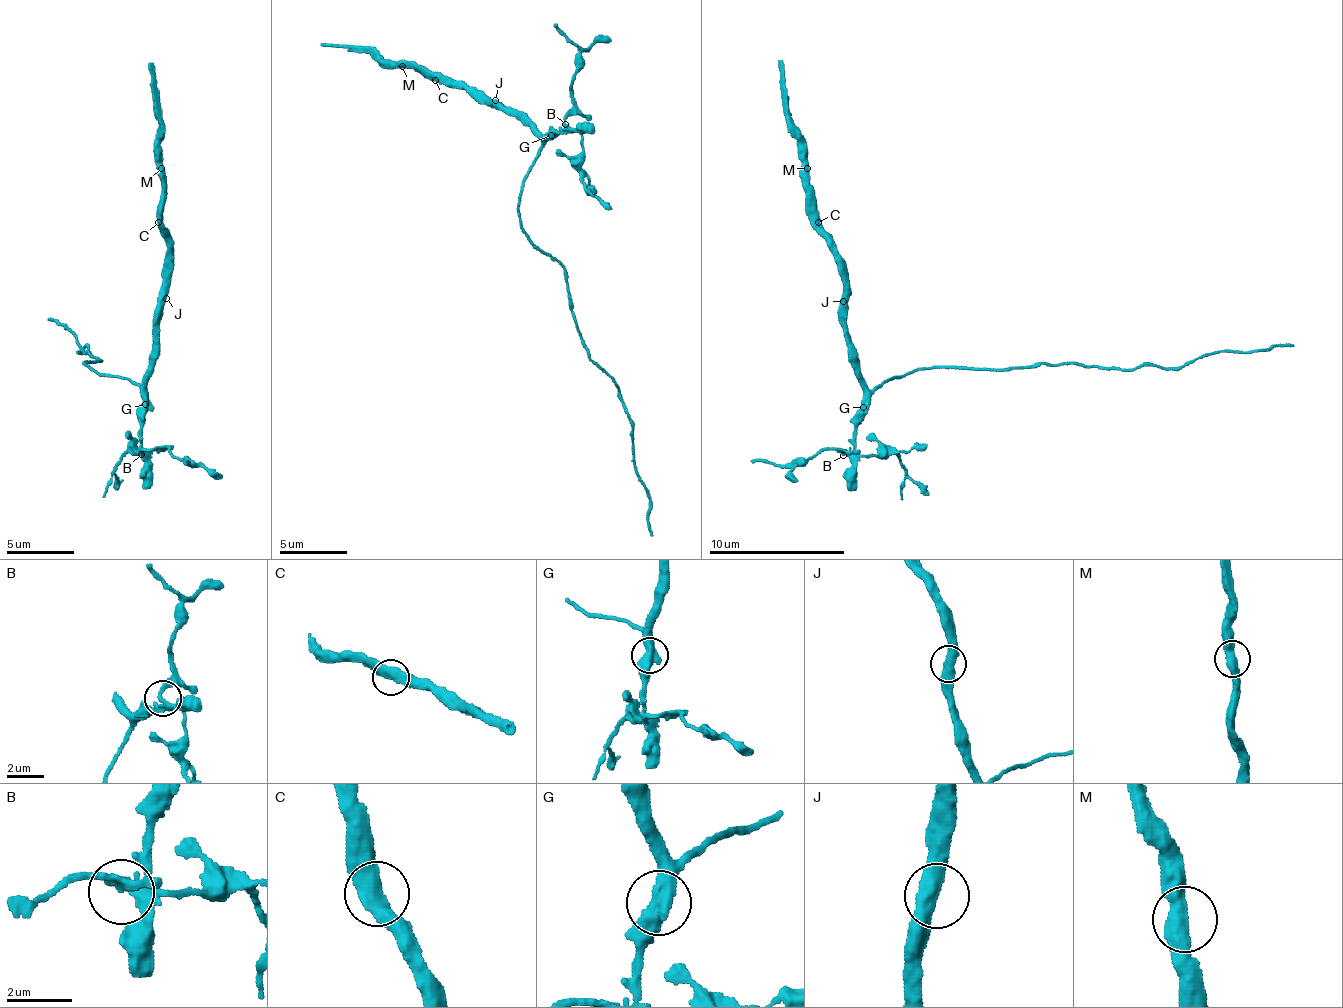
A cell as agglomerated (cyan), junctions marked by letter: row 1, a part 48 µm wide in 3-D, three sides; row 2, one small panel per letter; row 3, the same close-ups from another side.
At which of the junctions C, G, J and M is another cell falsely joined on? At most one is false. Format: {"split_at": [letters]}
{"split_at": ["G"]}

